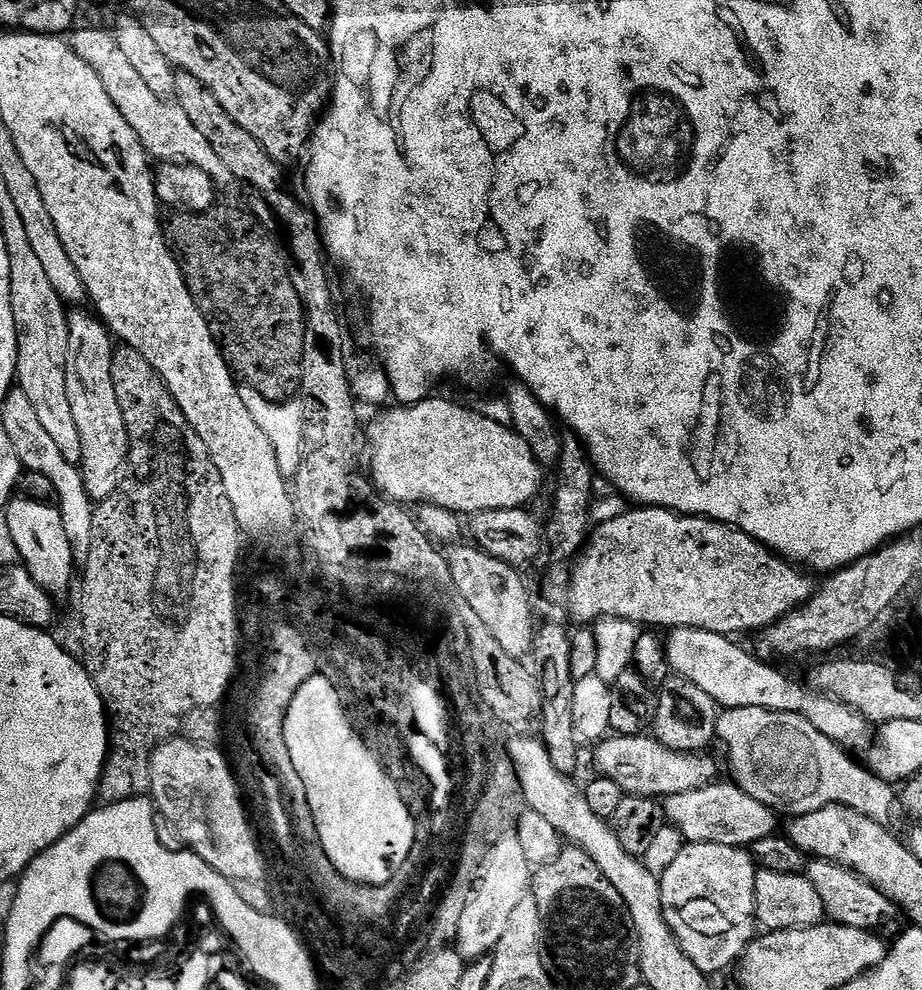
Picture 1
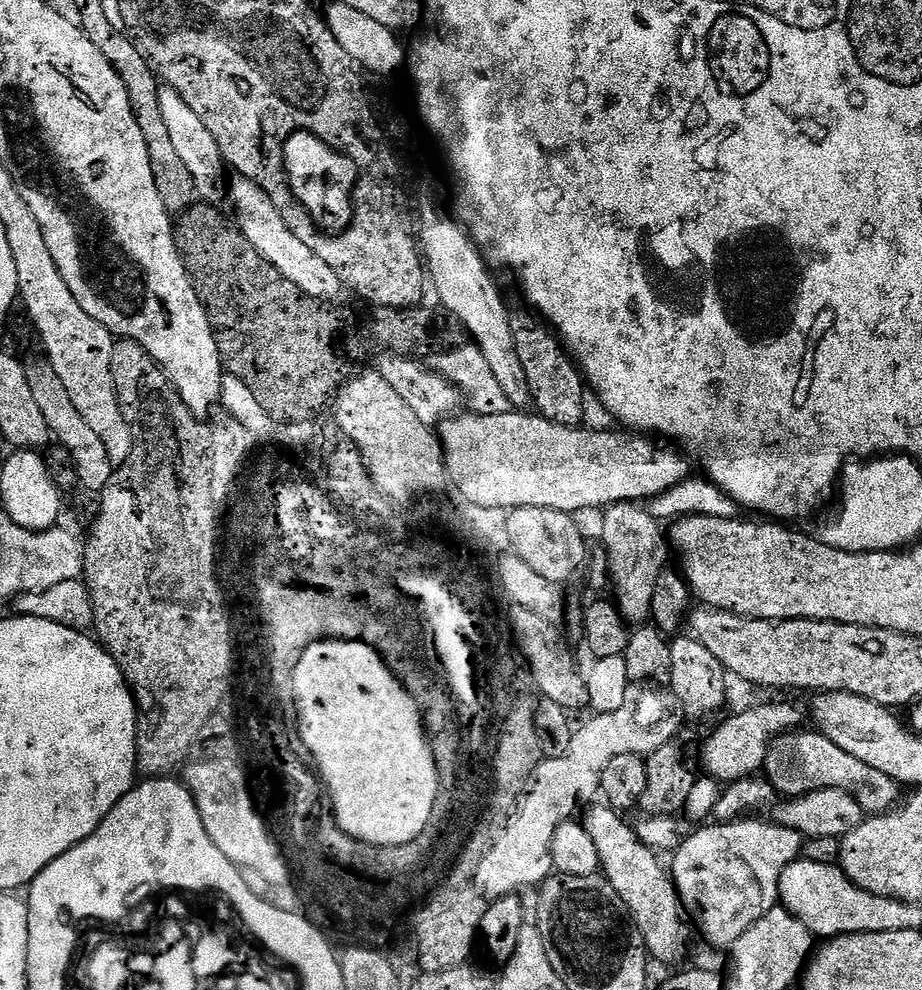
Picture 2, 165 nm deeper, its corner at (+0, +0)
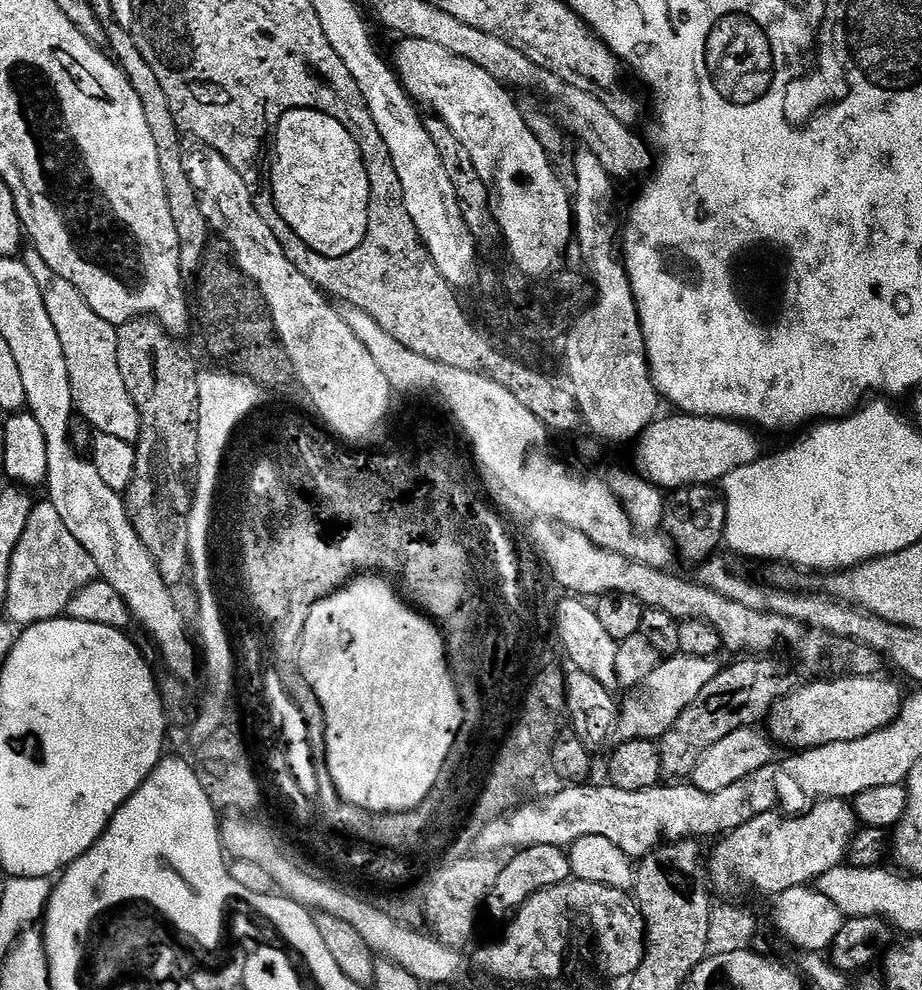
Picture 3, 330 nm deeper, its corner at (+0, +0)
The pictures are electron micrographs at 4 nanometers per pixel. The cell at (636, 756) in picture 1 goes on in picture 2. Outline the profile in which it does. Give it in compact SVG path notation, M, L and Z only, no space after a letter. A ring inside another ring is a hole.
M780 700L777 704L756 704L722 721L709 734L700 752L700 760L708 771L705 773L717 782L744 780L748 776L757 775L765 767L772 741L787 732L797 731L803 725L800 724L803 720L806 720L805 709L803 712L798 705Z

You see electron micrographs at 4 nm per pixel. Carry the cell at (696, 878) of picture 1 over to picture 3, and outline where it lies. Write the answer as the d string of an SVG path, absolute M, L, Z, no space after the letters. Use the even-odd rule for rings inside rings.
M819 800L807 812L799 816L786 816L779 811L767 812L750 822L746 826L738 826L733 832L727 833L719 841L720 844L707 861L711 879L728 892L735 884L753 884L760 892L779 894L791 888L803 888L819 881L822 874L841 867L845 863L849 844L858 829L858 821L853 805L848 800Z

